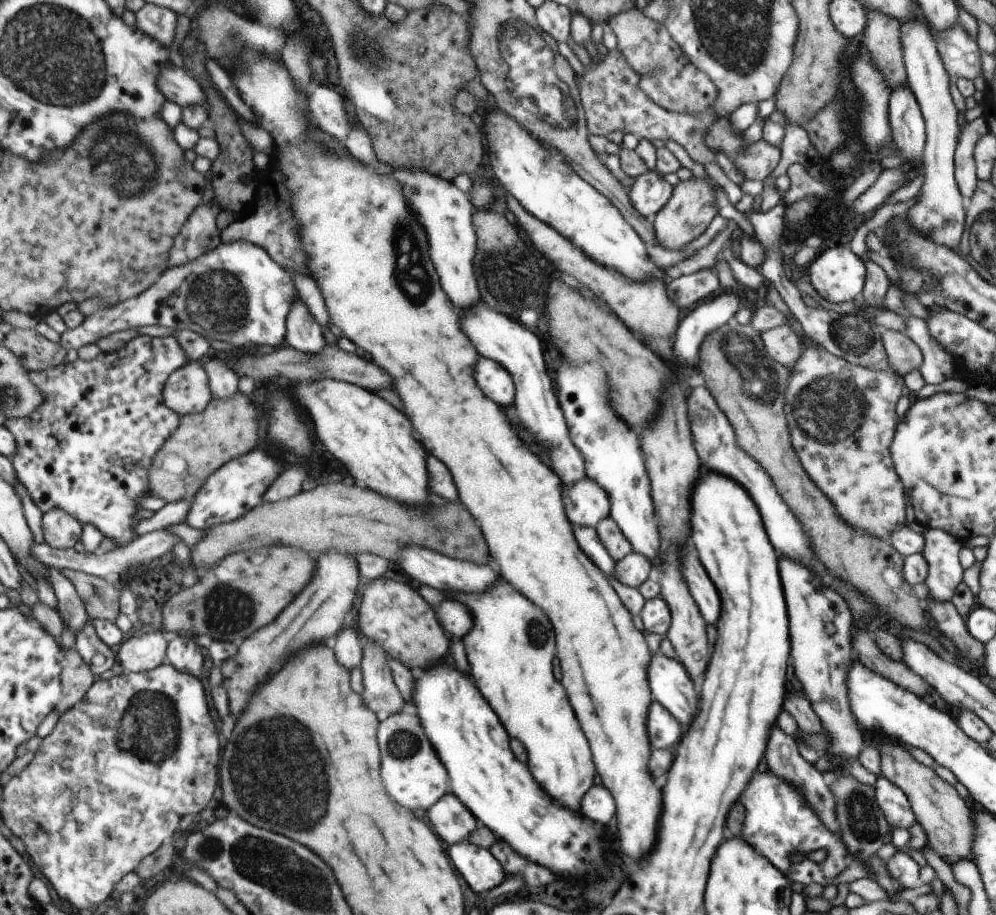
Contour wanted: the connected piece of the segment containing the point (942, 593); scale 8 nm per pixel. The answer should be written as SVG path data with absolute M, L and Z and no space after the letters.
M927 528L922 536L925 538L922 555L929 566L924 580L928 596L937 602L950 601L955 588L962 582L963 570L958 560L962 542L939 528Z

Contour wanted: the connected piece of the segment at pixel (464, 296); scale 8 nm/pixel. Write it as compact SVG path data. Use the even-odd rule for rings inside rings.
M409 170L403 184L407 184L407 200L411 200L415 216L427 224L427 236L431 236L431 260L435 260L434 269L443 292L447 292L447 298L459 310L473 306L479 300L479 292L473 276L475 232L471 226L471 202L453 182L443 180L427 170Z

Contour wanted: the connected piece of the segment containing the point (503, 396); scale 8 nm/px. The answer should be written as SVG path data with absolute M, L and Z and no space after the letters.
M479 358L479 368L475 368L475 380L479 380L479 388L495 400L499 406L507 406L514 400L514 381L511 374L495 360Z

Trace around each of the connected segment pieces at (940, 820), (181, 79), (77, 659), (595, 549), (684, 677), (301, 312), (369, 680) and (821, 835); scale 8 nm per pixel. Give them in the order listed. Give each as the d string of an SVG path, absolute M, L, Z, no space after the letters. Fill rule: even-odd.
M881 744L879 752L883 752L883 766L879 764L881 776L892 782L906 797L910 804L916 823L921 826L926 836L926 843L931 850L948 865L961 858L971 857L973 842L973 822L971 808L965 806L955 789L939 778L933 768L921 766L917 760L909 756L909 750L902 745Z
M172 63L159 76L159 90L165 94L165 98L177 102L182 108L195 104L207 105L207 92L203 90L201 82L189 76L185 68L176 67Z
M77 648L69 650L65 655L66 658L62 666L63 698L56 708L59 716L81 702L98 679L91 668L87 666L86 660L79 654Z
M573 526L573 536L575 536L575 542L577 542L577 546L579 546L581 552L583 552L605 576L609 576L609 574L613 575L614 560L607 554L605 548L603 548L594 527L579 526L579 528L575 528L575 526Z
M656 652L647 664L651 696L685 728L697 714L697 692L686 669L676 659Z
M297 294L297 306L291 308L289 318L287 318L287 326L289 326L289 342L301 342L301 352L309 352L309 354L319 354L323 350L323 346L319 342L323 342L323 330L321 326L317 326L317 322L313 322L307 306L303 304L301 296Z
M362 641L361 670L363 692L363 704L371 708L371 712L387 712L397 714L403 706L403 698L391 676L391 670L387 666L387 654L385 650L371 642Z
M769 770L763 774L755 772L755 776L751 776L751 784L747 784L747 792L743 792L741 806L745 808L745 816L740 838L747 840L747 844L755 848L755 852L765 856L779 872L790 877L791 882L796 883L799 888L811 882L822 887L829 886L833 884L837 874L848 865L844 842L823 826L817 814L805 804L803 796L791 784L777 778ZM815 850L825 850L822 862L814 862L807 858L801 858L799 862L789 860L793 852L805 856Z

